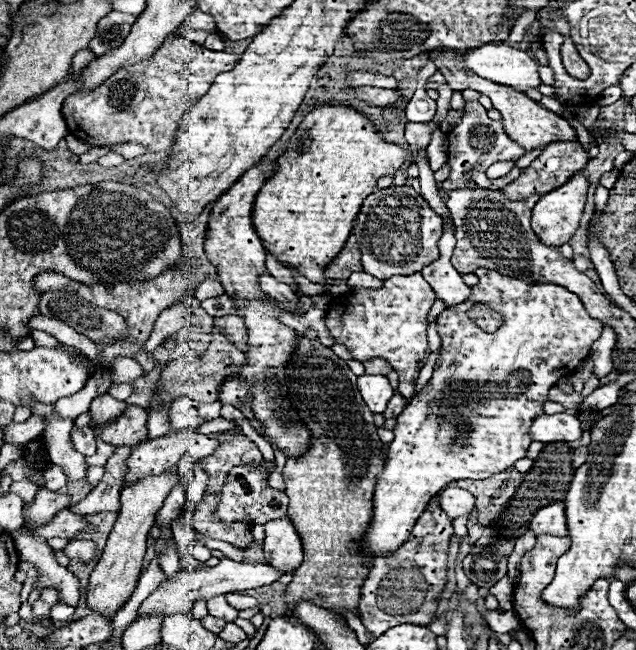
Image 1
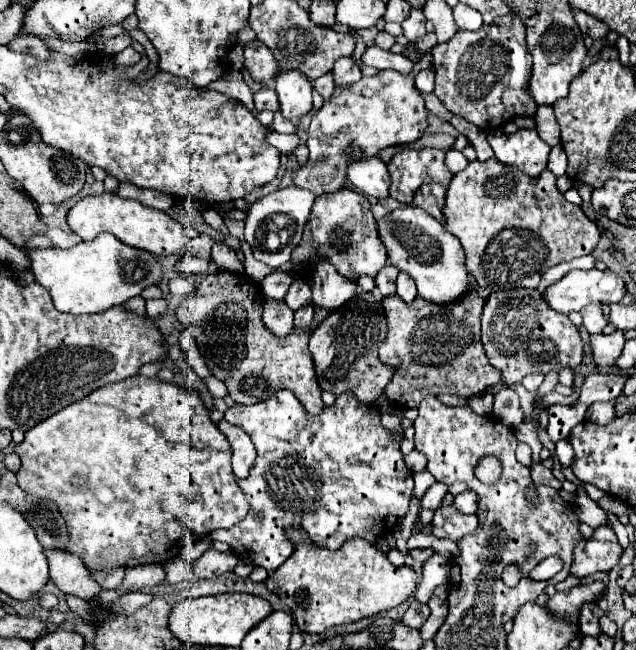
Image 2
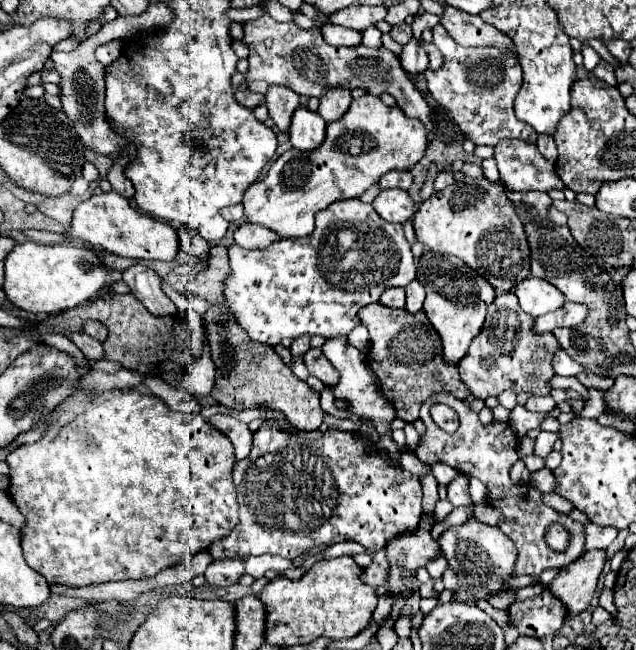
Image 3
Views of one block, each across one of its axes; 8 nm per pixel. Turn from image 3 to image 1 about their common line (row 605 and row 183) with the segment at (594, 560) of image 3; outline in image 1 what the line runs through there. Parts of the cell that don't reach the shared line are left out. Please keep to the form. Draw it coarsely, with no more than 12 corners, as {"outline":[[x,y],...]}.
{"outline":[[574,174],[532,210],[544,244],[562,246],[578,230],[590,182]]}

